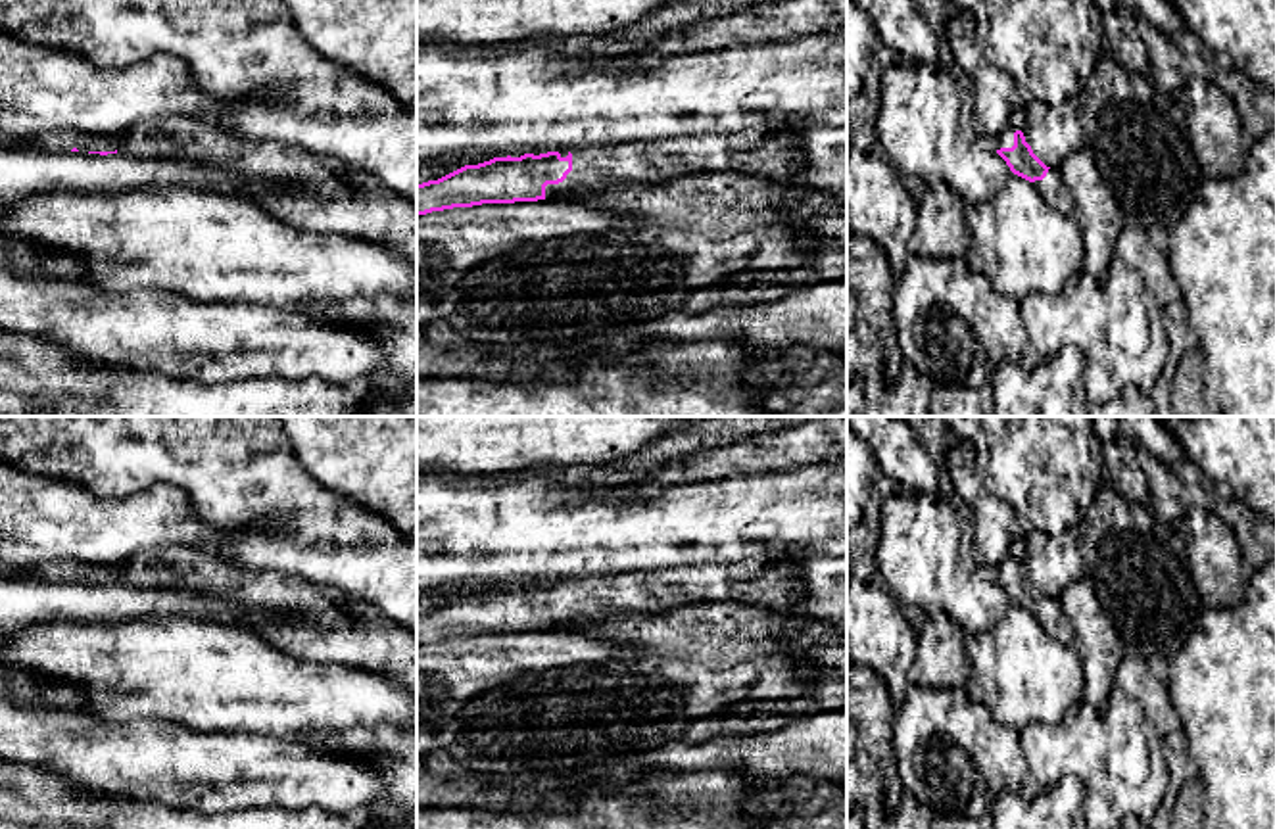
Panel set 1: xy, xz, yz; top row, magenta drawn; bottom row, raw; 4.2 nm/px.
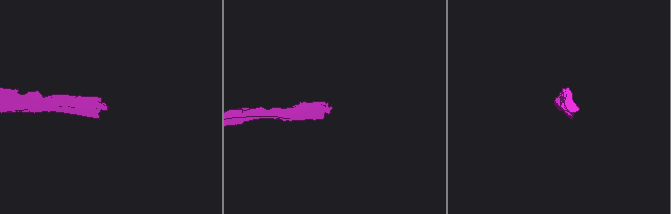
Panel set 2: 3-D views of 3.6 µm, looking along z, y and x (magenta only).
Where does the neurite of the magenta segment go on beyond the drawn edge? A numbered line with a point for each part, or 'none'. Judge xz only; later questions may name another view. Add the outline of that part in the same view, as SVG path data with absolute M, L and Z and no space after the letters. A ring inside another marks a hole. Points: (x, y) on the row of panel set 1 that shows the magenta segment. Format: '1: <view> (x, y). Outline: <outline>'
1: xz (776, 156). Outline: M780 132L674 134L649 140L563 148L572 171L559 184L545 186L545 200L618 184L664 184L682 177L710 173L758 175L787 180L803 165L799 136Z

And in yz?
1: yz (1005, 139). Outline: M1012 125L1004 127L997 136L997 148L1012 148L1014 146L1014 132L1016 129Z

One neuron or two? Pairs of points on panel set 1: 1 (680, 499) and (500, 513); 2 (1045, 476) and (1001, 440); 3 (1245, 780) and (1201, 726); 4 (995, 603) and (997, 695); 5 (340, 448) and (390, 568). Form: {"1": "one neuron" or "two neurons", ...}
{"1": "one neuron", "2": "one neuron", "3": "one neuron", "4": "two neurons", "5": "two neurons"}

